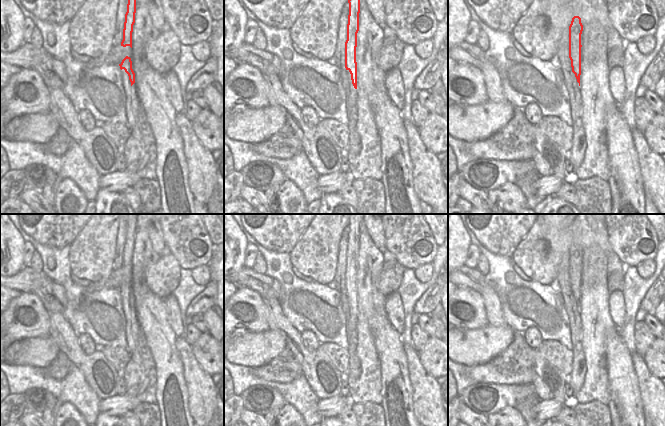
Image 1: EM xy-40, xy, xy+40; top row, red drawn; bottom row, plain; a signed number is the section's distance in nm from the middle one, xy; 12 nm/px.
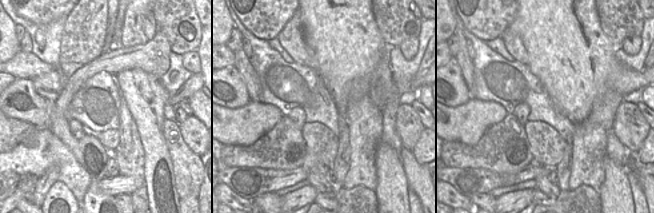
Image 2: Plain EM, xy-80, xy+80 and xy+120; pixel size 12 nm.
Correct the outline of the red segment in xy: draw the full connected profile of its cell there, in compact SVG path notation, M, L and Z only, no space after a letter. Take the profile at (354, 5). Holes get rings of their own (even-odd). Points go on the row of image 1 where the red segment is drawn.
M348 0L349 15L347 24L347 40L345 42L345 68L351 74L352 84L357 89L356 47L359 31L360 0Z

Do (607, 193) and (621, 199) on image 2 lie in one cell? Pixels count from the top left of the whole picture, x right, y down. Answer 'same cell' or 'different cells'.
same cell

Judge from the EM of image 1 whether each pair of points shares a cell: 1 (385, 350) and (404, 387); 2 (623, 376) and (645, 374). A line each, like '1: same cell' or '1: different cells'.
1: same cell
2: different cells

